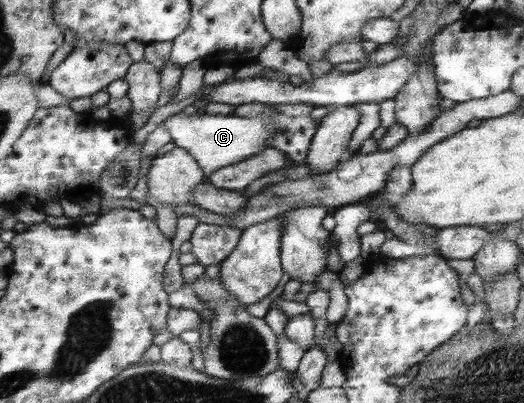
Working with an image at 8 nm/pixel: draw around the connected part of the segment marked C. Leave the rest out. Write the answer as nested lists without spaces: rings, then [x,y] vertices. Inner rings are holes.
[[[180,111],[163,120],[162,124],[170,133],[172,142],[188,150],[199,162],[205,174],[205,180],[218,170],[230,164],[238,164],[266,149],[268,141],[276,135],[279,128],[274,119],[245,117],[238,115],[199,114],[186,115]]]

